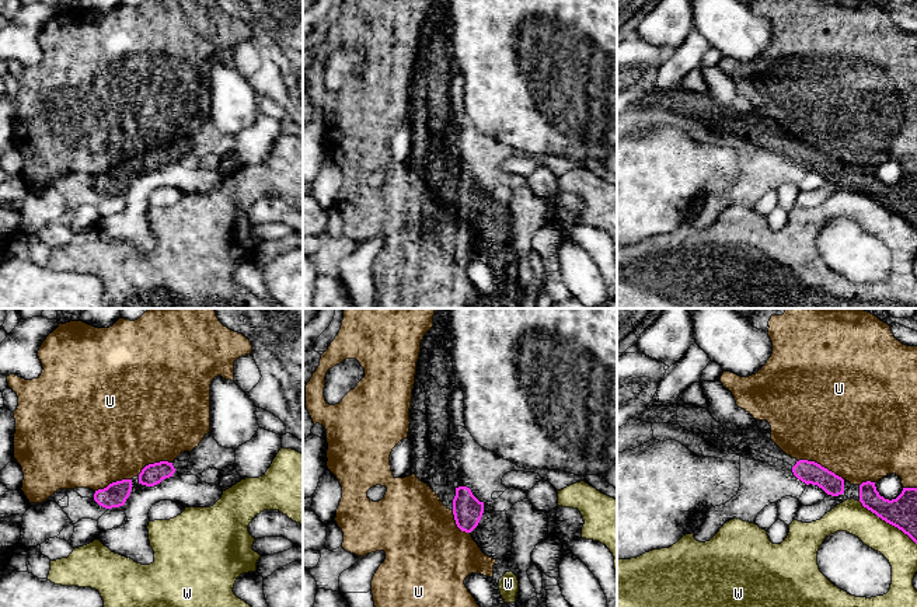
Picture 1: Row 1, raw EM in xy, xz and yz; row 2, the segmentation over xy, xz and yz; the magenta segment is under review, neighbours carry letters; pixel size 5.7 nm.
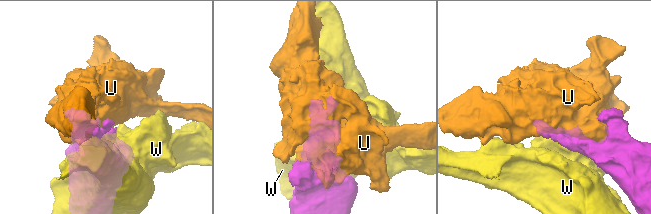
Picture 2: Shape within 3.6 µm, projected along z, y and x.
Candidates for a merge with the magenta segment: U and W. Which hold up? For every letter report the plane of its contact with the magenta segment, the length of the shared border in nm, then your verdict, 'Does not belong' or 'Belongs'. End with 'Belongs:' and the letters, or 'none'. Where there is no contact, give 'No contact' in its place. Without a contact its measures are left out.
U: Touches magenta in yz. Shared border 280 nm. Does not belong
W: Touches magenta in yz. Shared border 420 nm. Does not belong
Belongs: none

